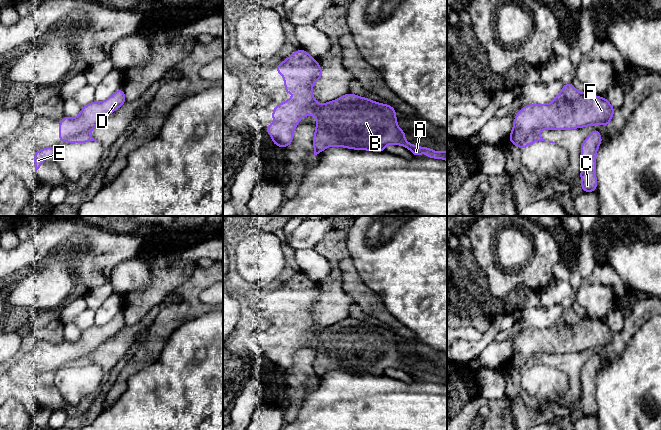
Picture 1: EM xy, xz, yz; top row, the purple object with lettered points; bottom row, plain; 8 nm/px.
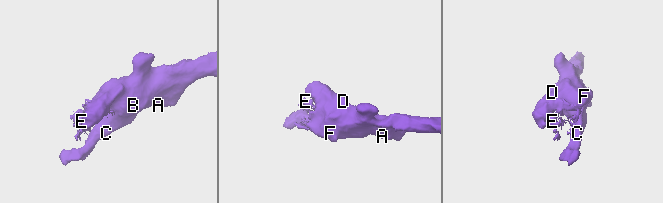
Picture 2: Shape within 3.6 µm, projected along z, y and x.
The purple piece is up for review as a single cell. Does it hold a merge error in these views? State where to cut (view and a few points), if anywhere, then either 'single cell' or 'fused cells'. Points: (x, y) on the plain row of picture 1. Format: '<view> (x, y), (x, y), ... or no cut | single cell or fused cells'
xy (93, 350), (68, 362) | fused cells

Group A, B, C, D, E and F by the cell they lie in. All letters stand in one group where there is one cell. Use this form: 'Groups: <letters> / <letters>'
Groups: A B C D F / E

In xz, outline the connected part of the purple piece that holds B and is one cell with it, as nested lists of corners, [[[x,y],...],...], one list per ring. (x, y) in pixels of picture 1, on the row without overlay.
[[[303,273],[294,276],[286,284],[284,284],[282,287],[280,287],[279,289],[276,290],[277,297],[282,298],[284,300],[283,305],[284,305],[284,308],[285,308],[285,317],[290,318],[292,315],[294,315],[295,320],[292,323],[288,323],[288,324],[284,325],[283,328],[276,329],[276,331],[273,334],[273,338],[271,340],[271,342],[273,342],[275,344],[275,347],[271,348],[270,350],[266,351],[266,353],[265,353],[265,356],[269,357],[272,360],[272,366],[275,369],[280,370],[281,372],[290,369],[293,366],[293,356],[294,356],[297,348],[299,347],[300,343],[303,340],[314,339],[315,342],[317,343],[315,359],[313,361],[314,380],[321,377],[325,372],[331,371],[331,370],[341,370],[341,371],[345,371],[345,372],[349,372],[349,373],[370,374],[370,375],[374,375],[374,376],[382,376],[382,375],[384,375],[385,371],[388,368],[397,368],[397,369],[401,369],[401,370],[404,370],[404,371],[408,372],[414,378],[415,381],[418,381],[422,376],[424,376],[429,382],[438,383],[440,381],[442,384],[447,385],[447,374],[445,376],[437,376],[437,375],[434,375],[434,374],[432,374],[432,373],[430,373],[428,371],[420,371],[420,370],[416,370],[416,369],[413,369],[413,368],[407,366],[405,364],[405,362],[404,362],[406,356],[402,355],[397,350],[397,342],[395,340],[396,334],[390,329],[381,328],[381,327],[372,325],[372,324],[370,324],[368,322],[359,321],[359,320],[356,320],[356,319],[351,318],[351,317],[347,317],[344,320],[339,321],[338,323],[336,323],[334,325],[330,325],[330,326],[327,326],[327,327],[319,329],[318,326],[313,322],[312,312],[309,310],[309,308],[317,302],[319,293],[320,293],[320,290],[319,290],[318,285],[315,285],[314,282],[312,280],[310,280]]]

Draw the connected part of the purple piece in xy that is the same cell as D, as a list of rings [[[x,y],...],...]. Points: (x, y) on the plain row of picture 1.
[[[119,313],[105,325],[93,325],[83,330],[81,337],[74,343],[64,340],[59,347],[60,357],[58,365],[61,366],[65,362],[95,351],[102,343],[113,337],[125,326],[124,314]]]

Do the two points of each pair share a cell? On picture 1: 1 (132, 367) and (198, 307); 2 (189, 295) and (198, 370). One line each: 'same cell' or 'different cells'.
1: same cell
2: different cells

